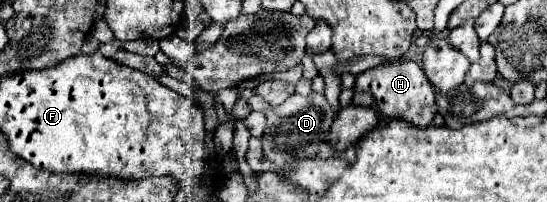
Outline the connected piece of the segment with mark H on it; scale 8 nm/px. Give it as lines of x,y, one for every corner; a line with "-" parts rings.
394,61
384,63
378,67
372,67
356,77
356,89
368,91
376,99
376,107
382,115
390,119
404,119
414,123
416,127
426,127
432,123
432,117
436,115
436,103
434,103
434,89
428,81
424,69
414,61

